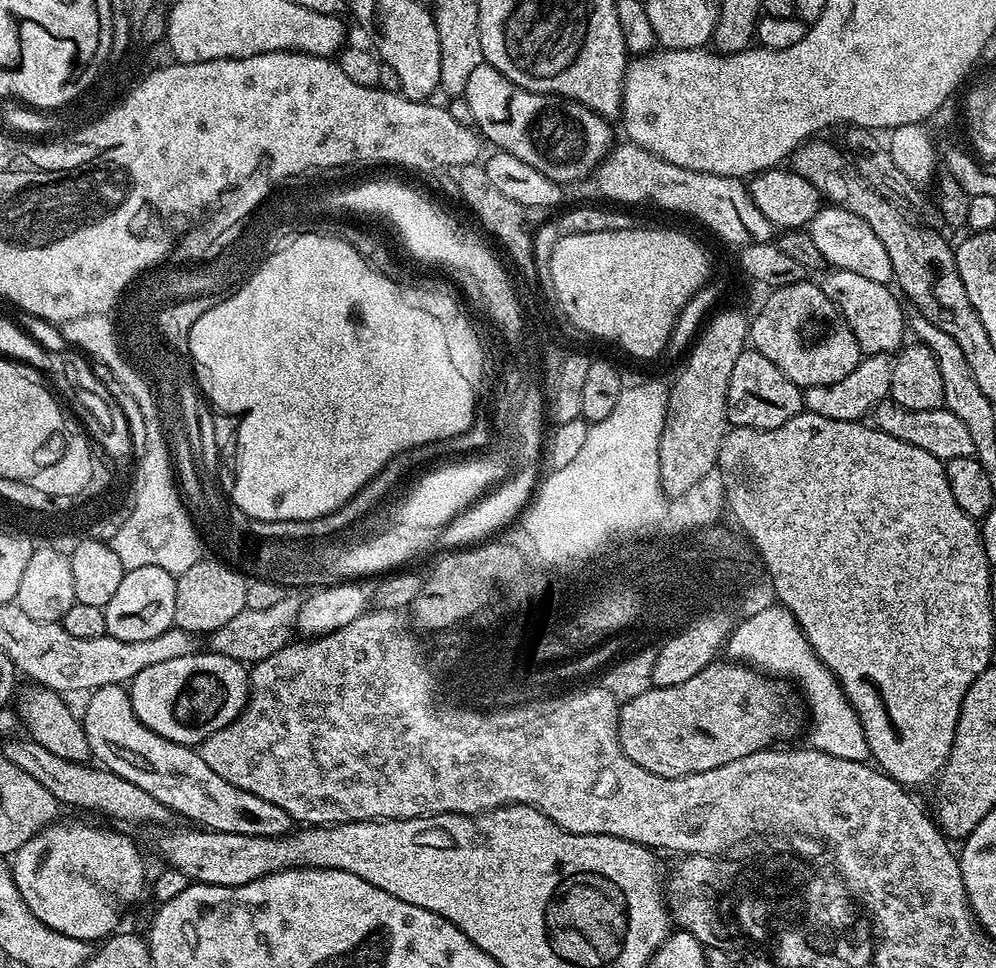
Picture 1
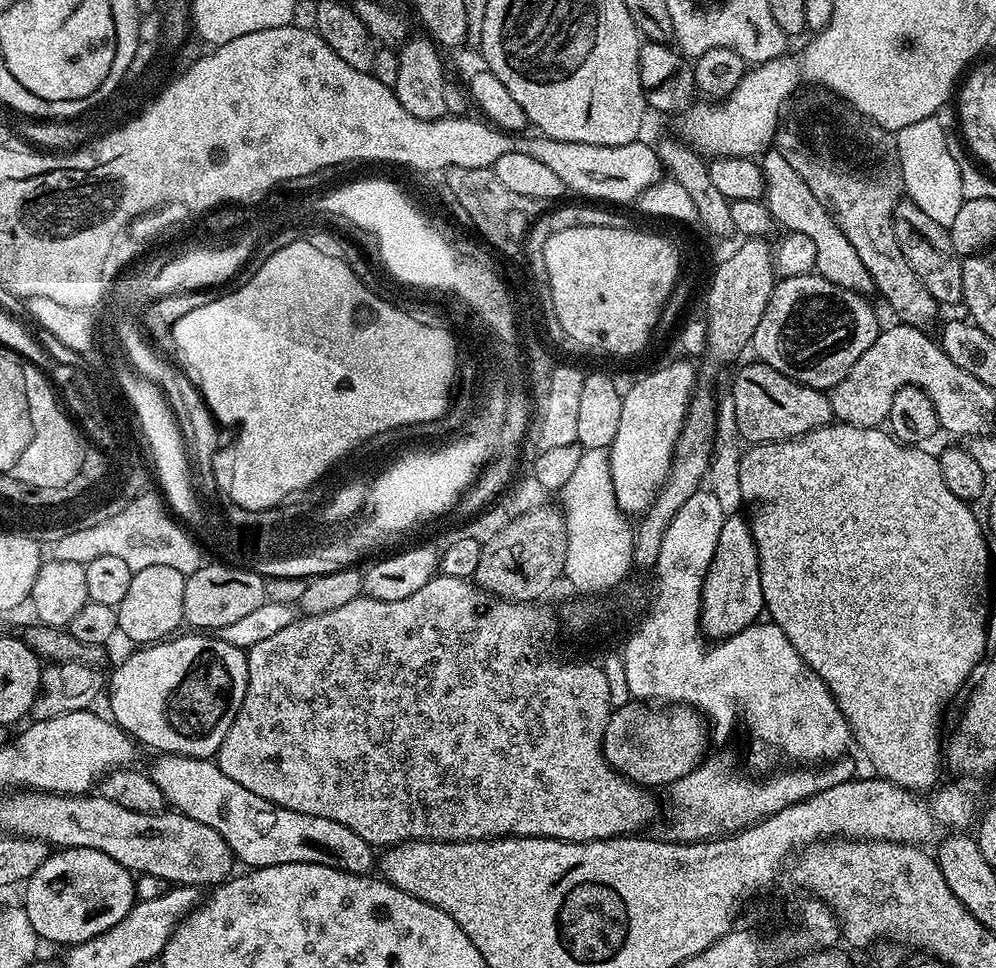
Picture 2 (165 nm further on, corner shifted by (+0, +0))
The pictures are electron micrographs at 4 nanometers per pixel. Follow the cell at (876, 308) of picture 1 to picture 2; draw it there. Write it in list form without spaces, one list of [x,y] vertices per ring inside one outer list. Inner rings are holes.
[[[775,150],[763,153],[762,167],[764,170],[764,186],[766,189],[766,203],[772,211],[773,221],[780,224],[788,232],[806,234],[816,244],[815,271],[825,276],[830,282],[842,286],[851,292],[868,294],[873,291],[870,270],[862,266],[862,258],[858,258],[858,250],[850,246],[846,234],[836,223],[836,217],[825,208],[824,203],[813,194],[810,186],[802,182],[798,170],[782,158],[782,154]]]

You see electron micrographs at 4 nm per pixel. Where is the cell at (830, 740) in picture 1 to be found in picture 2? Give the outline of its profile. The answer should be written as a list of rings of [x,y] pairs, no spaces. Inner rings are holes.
[[[712,756],[699,764],[693,772],[686,774],[681,780],[675,780],[670,785],[672,792],[672,829],[666,832],[667,839],[677,842],[695,842],[698,840],[711,840],[725,834],[735,834],[742,828],[751,828],[752,825],[766,817],[772,816],[786,806],[796,804],[819,792],[830,790],[830,786],[838,786],[842,782],[853,779],[857,775],[856,764],[849,758],[841,758],[817,767],[815,770],[796,770],[800,772],[784,772],[781,776],[772,776],[761,784],[752,780],[743,780],[732,773],[732,760],[728,756]]]

